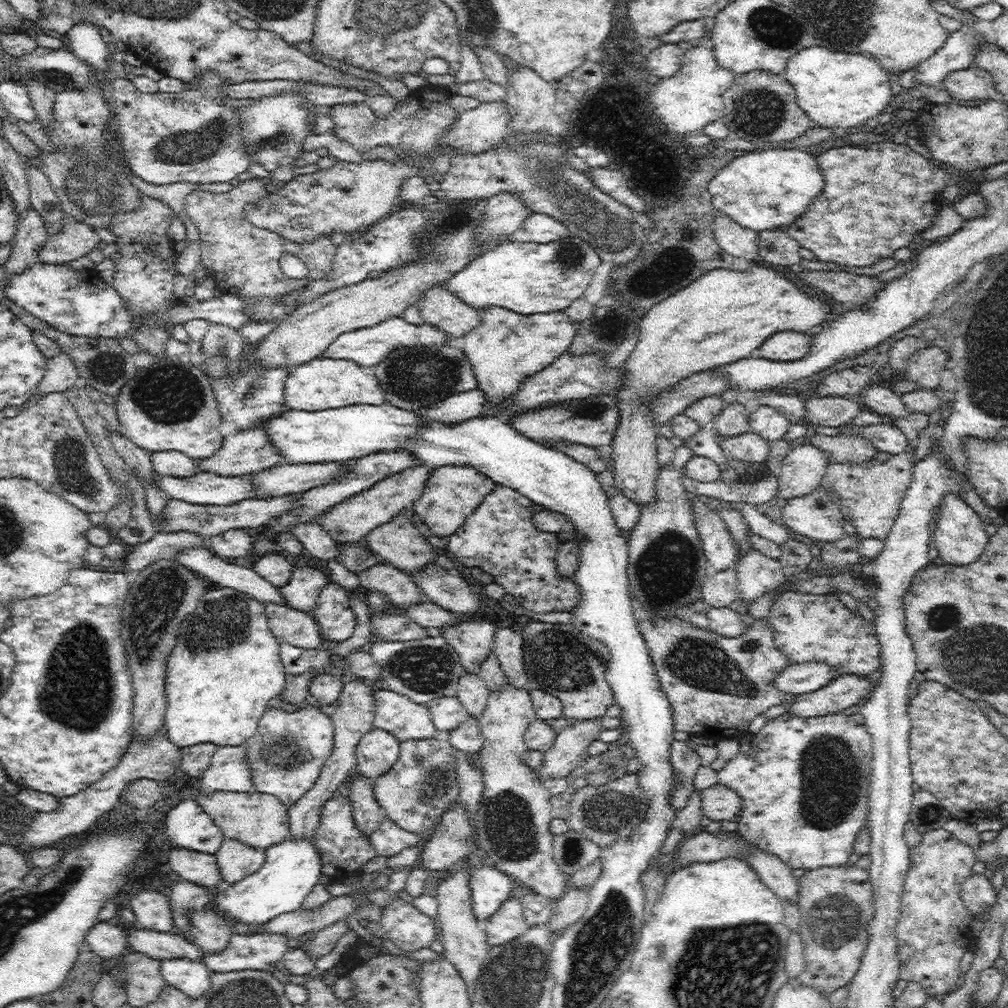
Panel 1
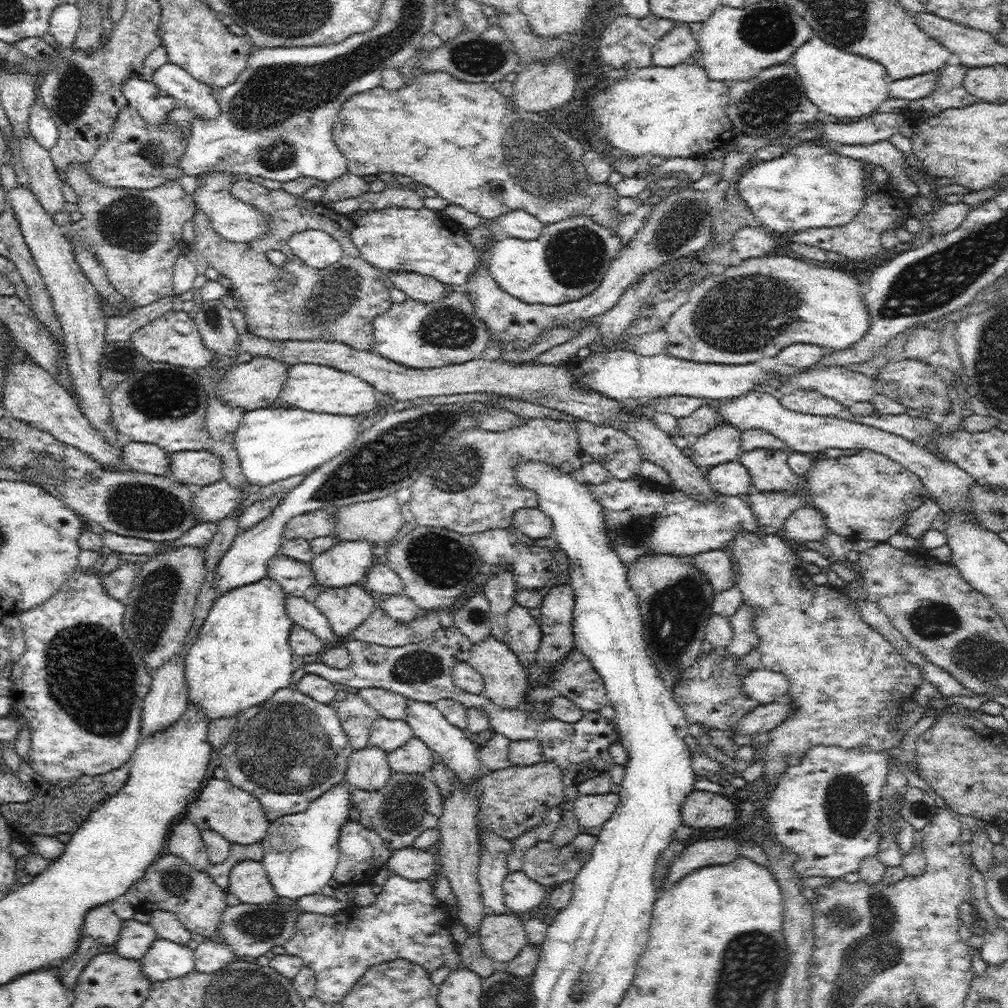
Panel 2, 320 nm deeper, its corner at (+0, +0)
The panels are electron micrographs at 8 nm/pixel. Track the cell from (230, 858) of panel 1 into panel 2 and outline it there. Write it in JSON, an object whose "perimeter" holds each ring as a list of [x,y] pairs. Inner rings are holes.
{"perimeter":[[[242,860],[229,873],[228,892],[242,903],[262,904],[276,902],[277,896],[267,872],[257,860]]]}

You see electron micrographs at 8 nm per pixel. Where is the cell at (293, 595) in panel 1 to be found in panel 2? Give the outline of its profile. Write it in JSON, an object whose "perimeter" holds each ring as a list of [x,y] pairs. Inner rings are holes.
{"perimeter":[[[366,540],[342,541],[329,548],[326,552],[316,555],[310,562],[310,567],[316,575],[316,583],[326,587],[345,587],[360,582],[369,570],[375,555],[372,553],[374,543]]]}

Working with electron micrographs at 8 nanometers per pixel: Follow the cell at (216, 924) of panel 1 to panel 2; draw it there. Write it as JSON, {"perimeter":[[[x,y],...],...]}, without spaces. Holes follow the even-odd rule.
{"perimeter":[[[166,854],[150,864],[144,873],[124,894],[123,900],[132,904],[135,912],[151,913],[156,910],[173,912],[191,932],[213,936],[226,910],[228,891],[220,887],[206,870],[200,872],[174,854]]]}

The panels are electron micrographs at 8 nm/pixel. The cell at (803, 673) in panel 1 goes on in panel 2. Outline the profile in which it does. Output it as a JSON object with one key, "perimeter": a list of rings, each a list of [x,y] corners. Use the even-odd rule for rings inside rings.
{"perimeter":[[[752,669],[743,678],[743,689],[748,697],[764,705],[783,699],[789,689],[789,680],[782,672]]]}

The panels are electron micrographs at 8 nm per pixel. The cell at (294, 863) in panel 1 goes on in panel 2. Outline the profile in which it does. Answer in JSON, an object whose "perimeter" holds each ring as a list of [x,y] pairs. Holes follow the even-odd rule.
{"perimeter":[[[346,782],[339,783],[313,800],[304,812],[277,818],[269,824],[267,836],[261,841],[261,863],[277,898],[294,900],[320,893],[322,887],[333,878],[339,860],[340,829],[349,819],[348,814],[353,807],[351,801],[350,786]]]}

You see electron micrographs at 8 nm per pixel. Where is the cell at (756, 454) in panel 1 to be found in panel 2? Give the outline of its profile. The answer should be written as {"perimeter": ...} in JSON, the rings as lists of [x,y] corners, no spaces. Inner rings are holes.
{"perimeter":[[[758,448],[742,451],[738,460],[746,466],[752,486],[760,492],[800,492],[798,475],[788,466],[789,451]]]}

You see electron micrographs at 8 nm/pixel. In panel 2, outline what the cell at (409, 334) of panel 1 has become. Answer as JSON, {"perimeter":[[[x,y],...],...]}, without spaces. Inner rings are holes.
{"perimeter":[[[446,292],[443,298],[425,304],[408,298],[376,316],[373,322],[372,352],[403,366],[418,369],[463,364],[475,359],[488,359],[486,346],[492,340],[492,331],[476,315],[469,293]]]}

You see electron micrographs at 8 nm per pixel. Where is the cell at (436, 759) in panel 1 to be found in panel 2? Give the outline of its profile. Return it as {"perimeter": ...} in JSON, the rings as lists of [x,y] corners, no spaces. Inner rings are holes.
{"perimeter":[[[418,738],[408,740],[408,743],[387,754],[391,772],[408,772],[409,774],[426,774],[432,772],[434,762],[432,749]]]}

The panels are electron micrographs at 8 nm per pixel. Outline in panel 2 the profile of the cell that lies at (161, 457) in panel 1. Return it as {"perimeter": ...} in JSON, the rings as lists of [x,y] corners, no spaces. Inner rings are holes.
{"perimeter":[[[131,441],[121,449],[123,463],[132,470],[154,475],[170,471],[169,453],[164,452],[157,444]]]}

